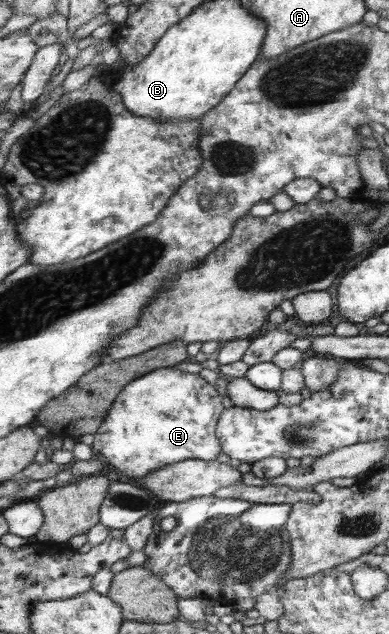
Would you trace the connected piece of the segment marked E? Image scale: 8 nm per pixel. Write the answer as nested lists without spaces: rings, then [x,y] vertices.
[[[176,366],[164,367],[145,374],[125,386],[111,406],[100,429],[94,434],[92,446],[99,458],[115,466],[118,469],[117,473],[128,481],[186,459],[215,461],[224,453],[220,436],[216,431],[225,410],[223,395],[209,381],[205,381],[197,373],[181,371]]]

